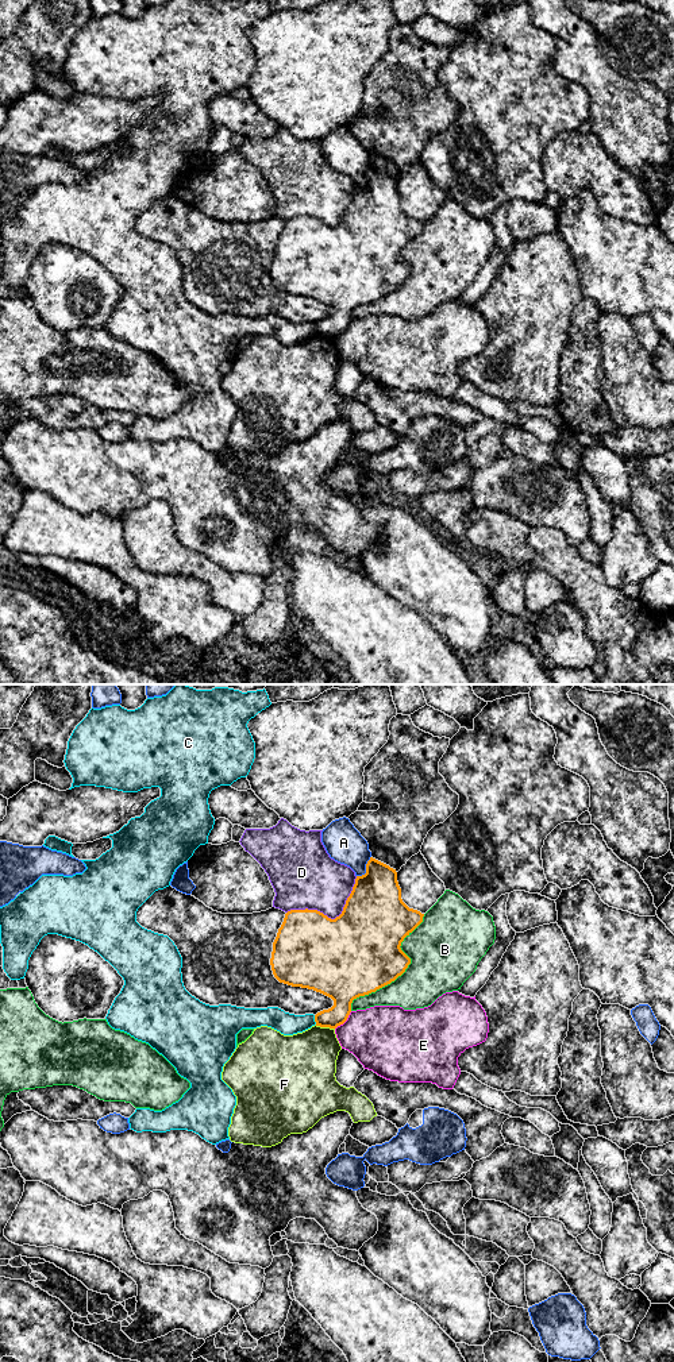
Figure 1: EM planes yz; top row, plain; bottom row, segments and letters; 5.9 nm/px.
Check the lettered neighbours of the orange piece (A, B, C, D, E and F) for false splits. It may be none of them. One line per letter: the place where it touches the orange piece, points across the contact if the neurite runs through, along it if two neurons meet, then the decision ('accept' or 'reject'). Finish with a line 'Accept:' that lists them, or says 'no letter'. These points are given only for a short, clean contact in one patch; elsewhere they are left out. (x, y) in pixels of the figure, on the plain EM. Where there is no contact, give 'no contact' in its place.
A: contact yz (366, 177); reject
B: contact yz (401, 282); reject
C: contact yz (315, 328); border yz (314, 324), (316, 332); reject
D: contact yz (330, 227); reject
E: contact yz (345, 330); border yz (351, 320), (335, 338); reject
F: contact yz (324, 335); border yz (315, 334), (334, 338); reject
Accept: no letter

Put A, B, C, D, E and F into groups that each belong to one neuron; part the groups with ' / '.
A / B / C / D / E / F

